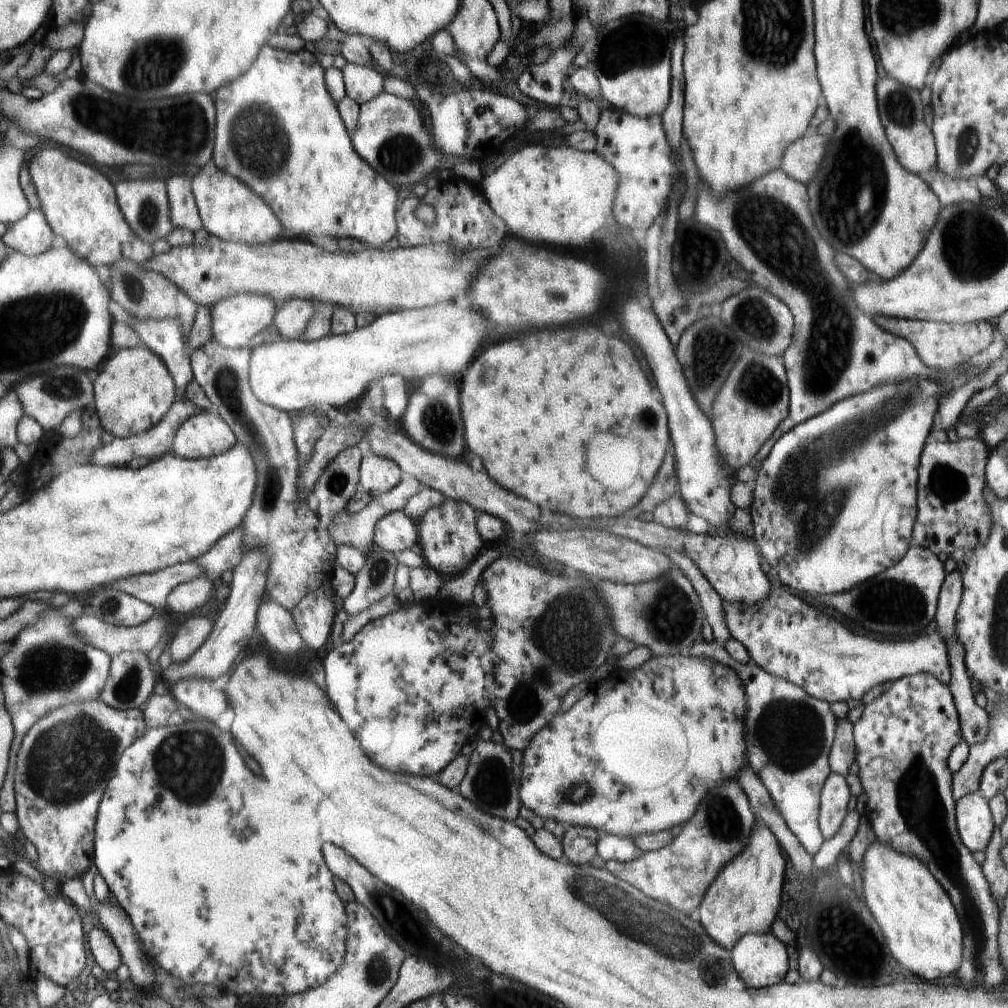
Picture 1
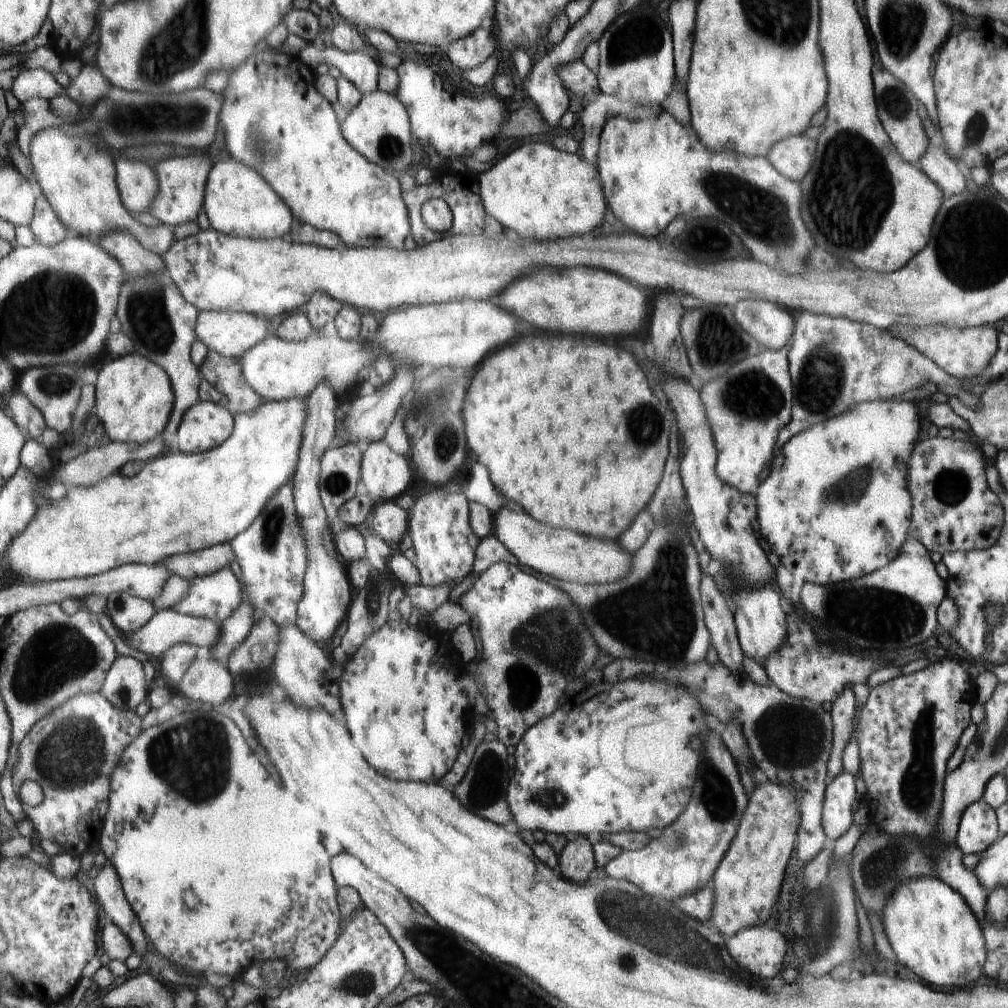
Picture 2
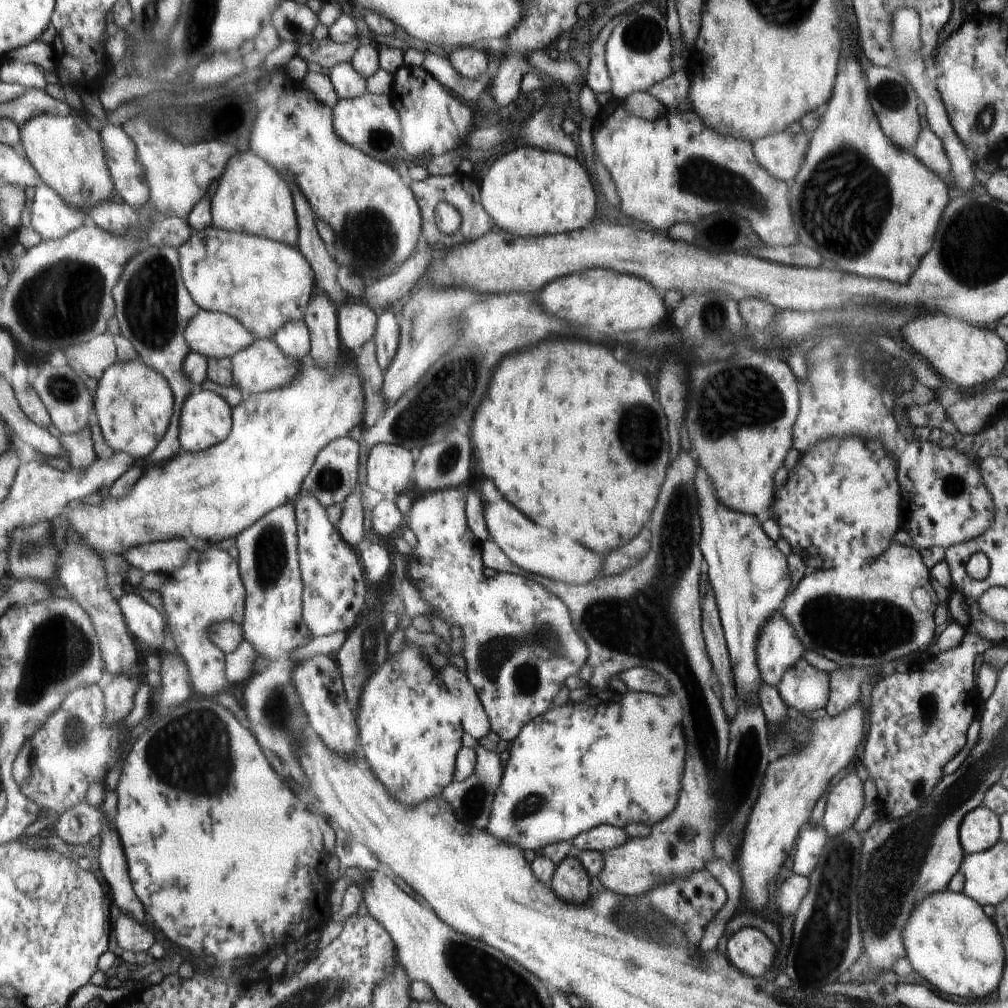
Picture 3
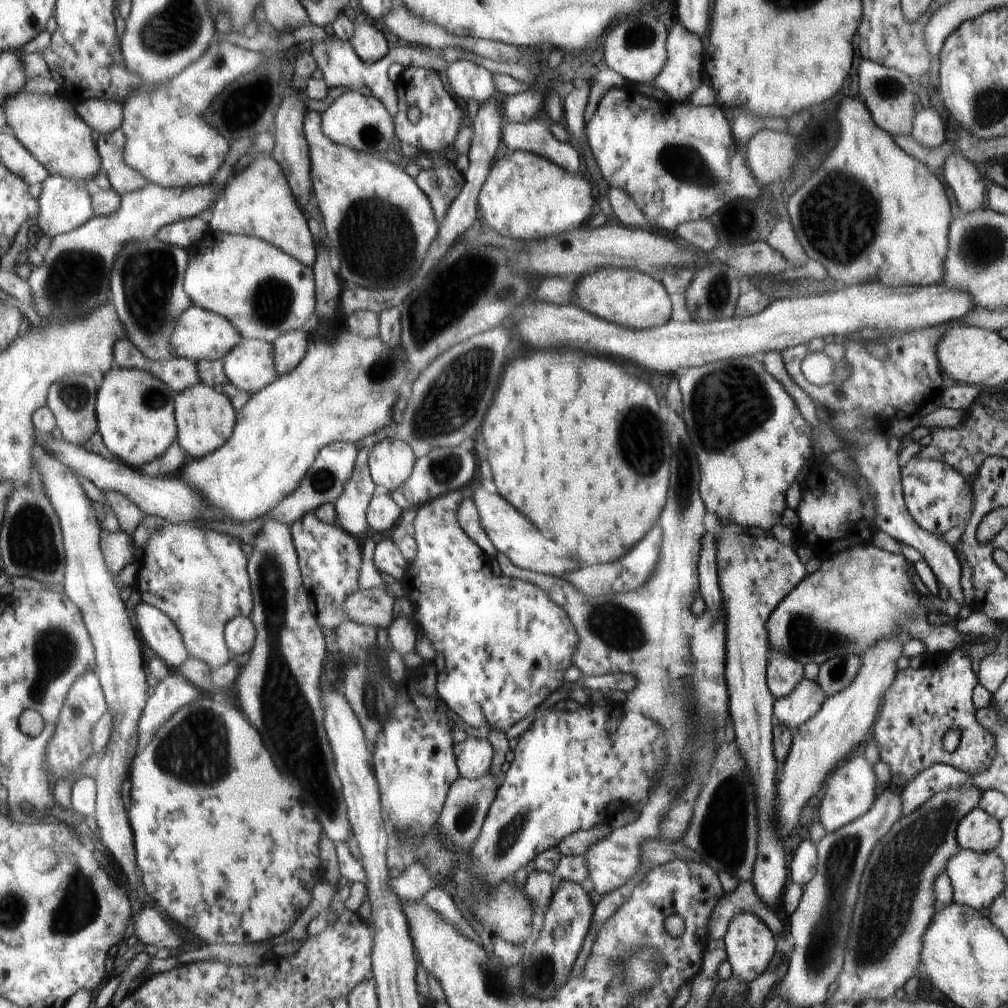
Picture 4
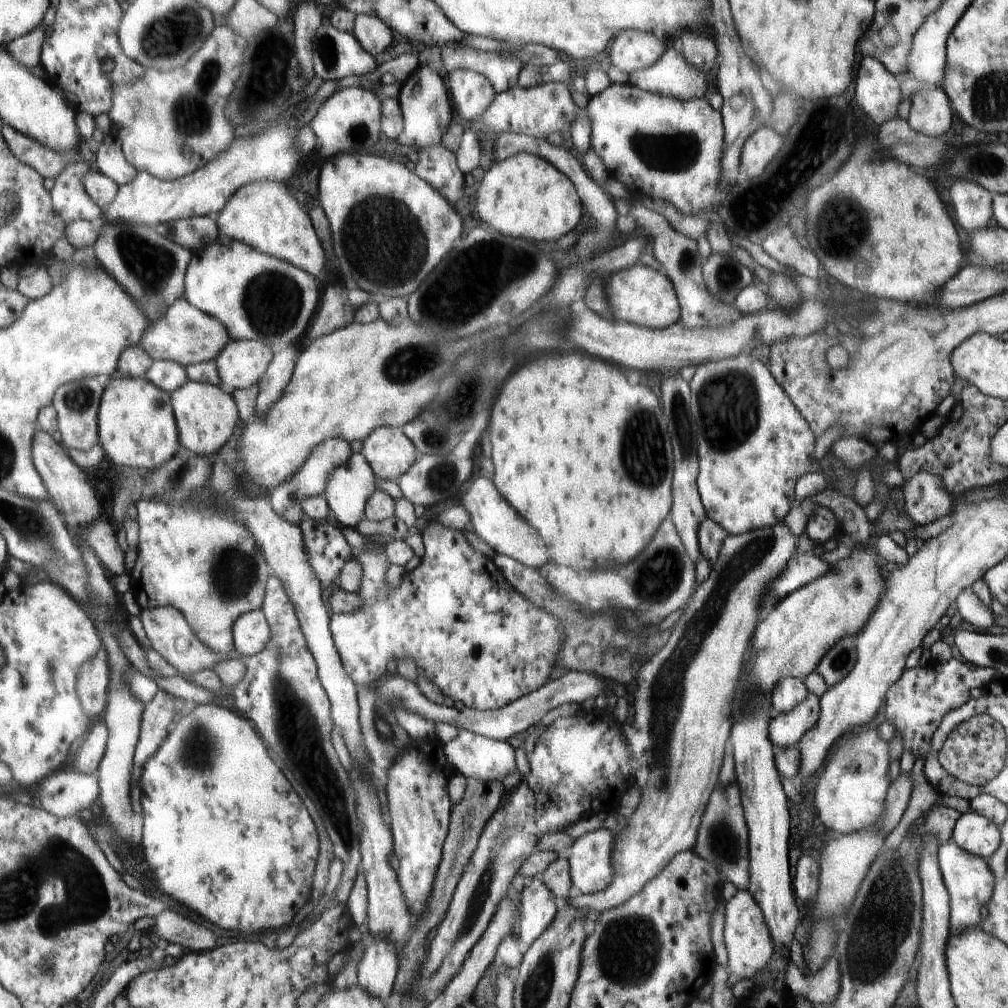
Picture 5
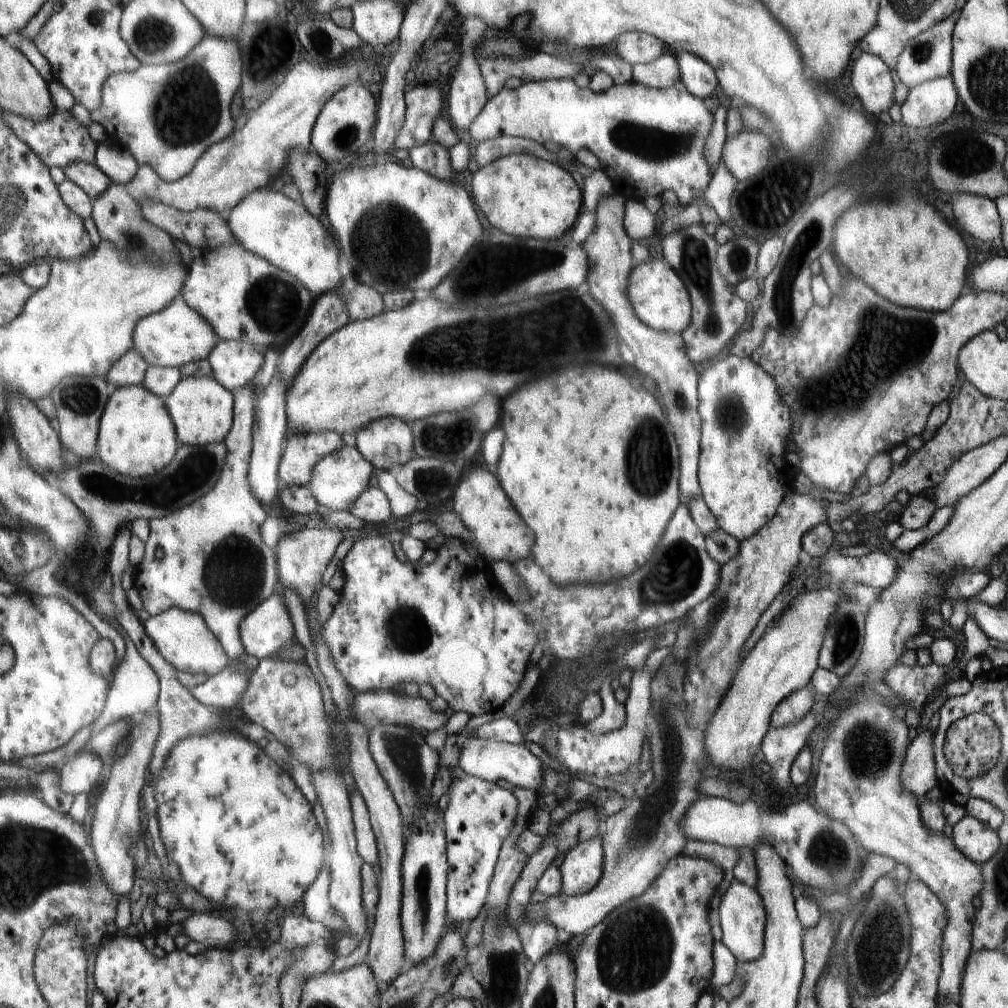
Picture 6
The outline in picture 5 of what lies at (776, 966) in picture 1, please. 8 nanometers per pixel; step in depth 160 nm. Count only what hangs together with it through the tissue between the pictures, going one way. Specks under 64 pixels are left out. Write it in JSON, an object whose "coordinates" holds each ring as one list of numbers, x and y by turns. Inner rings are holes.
{"coordinates":[[738,890,730,900,723,902,725,907,724,920,724,943,728,951,729,972,728,988,732,988,740,980,750,980,758,972,764,970,768,960,774,954,774,943,770,940,768,926,764,922,764,914,761,906,754,901,754,898,747,890]]}

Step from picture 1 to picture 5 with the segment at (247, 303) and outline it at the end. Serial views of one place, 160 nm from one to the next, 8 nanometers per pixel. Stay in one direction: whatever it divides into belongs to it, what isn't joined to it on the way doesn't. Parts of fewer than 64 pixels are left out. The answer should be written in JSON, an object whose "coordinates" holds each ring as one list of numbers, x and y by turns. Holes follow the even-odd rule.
{"coordinates":[[178,298,168,306,160,320,150,322,139,344,152,360,170,360,183,367,214,361,218,352,228,346,229,332,225,326,208,313,190,305,186,298]]}

